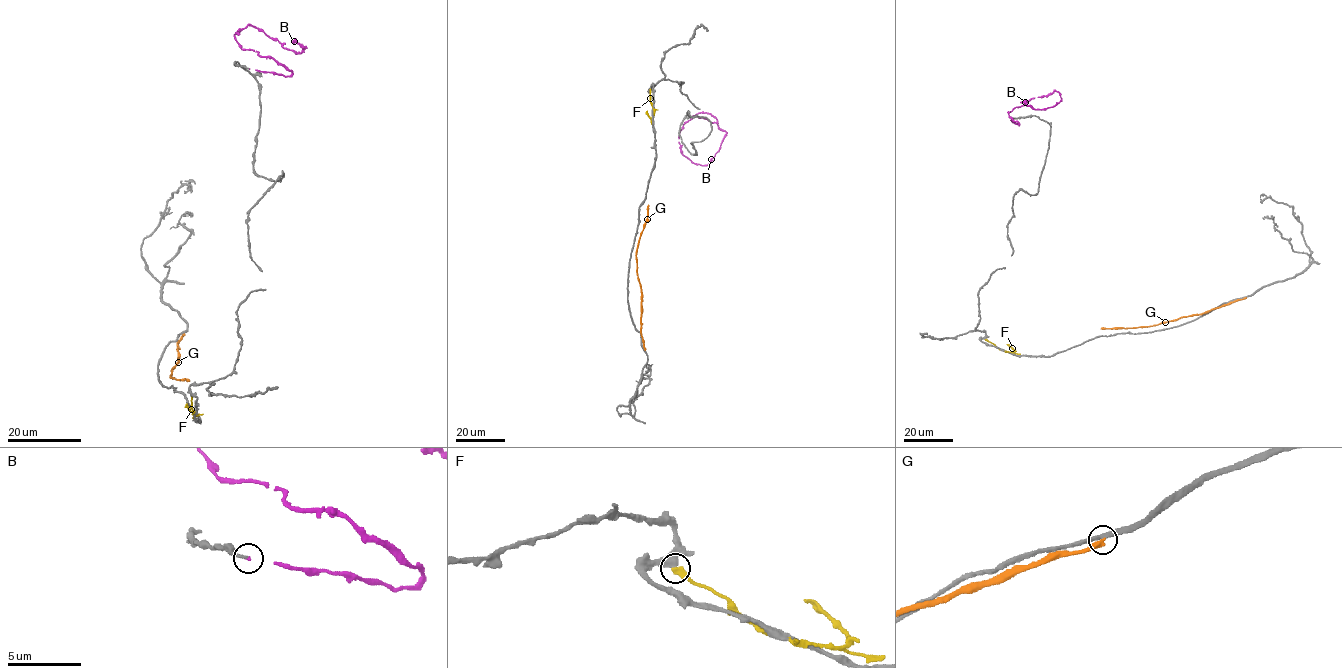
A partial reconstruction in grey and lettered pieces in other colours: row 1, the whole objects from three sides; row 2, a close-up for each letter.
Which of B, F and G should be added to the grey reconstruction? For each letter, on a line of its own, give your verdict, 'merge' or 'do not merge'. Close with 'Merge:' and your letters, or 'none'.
B: do not merge
F: do not merge
G: do not merge
Merge: none

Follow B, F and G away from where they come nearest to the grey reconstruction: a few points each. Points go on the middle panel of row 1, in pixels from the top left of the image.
B: (689, 115), (717, 123), (703, 112), (683, 125), (692, 162), (706, 165), (719, 148), (718, 124)
F: (650, 90), (654, 116), (650, 118), (647, 110)
G: (645, 350), (641, 334), (641, 285), (636, 255), (649, 205)

